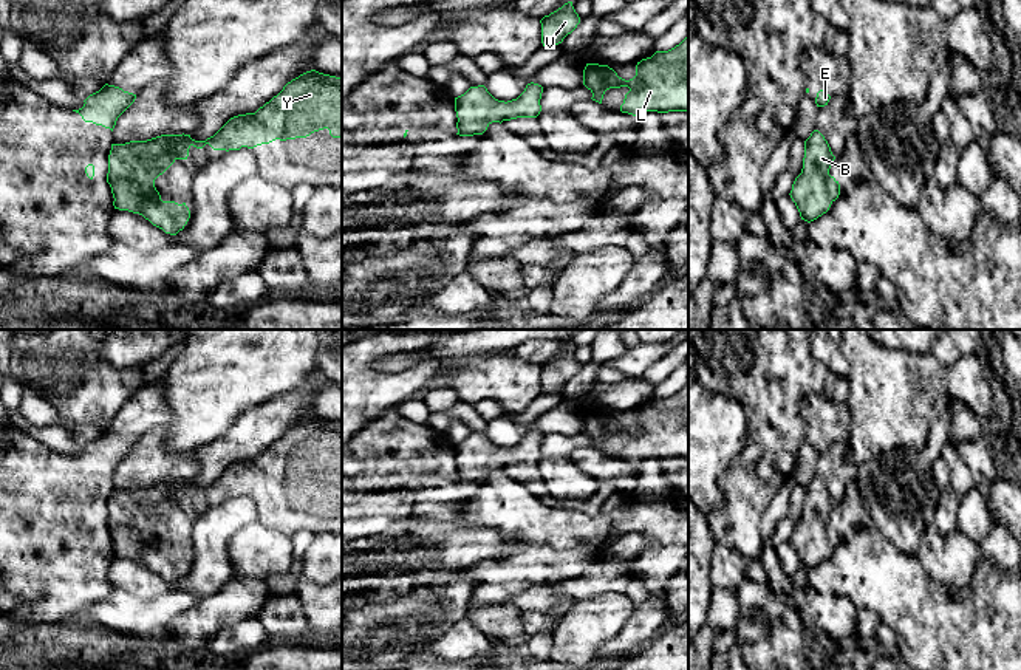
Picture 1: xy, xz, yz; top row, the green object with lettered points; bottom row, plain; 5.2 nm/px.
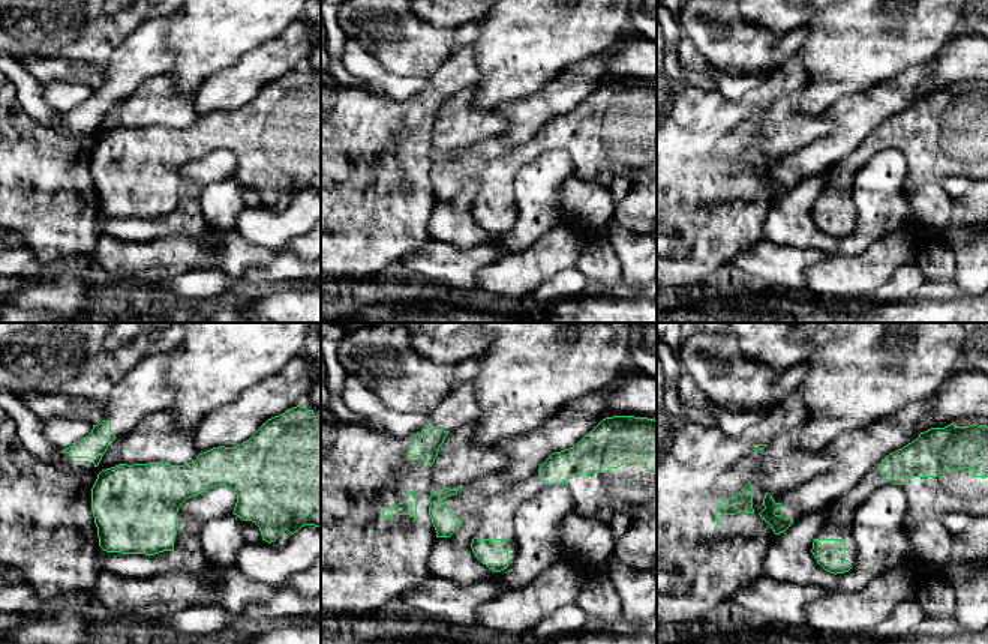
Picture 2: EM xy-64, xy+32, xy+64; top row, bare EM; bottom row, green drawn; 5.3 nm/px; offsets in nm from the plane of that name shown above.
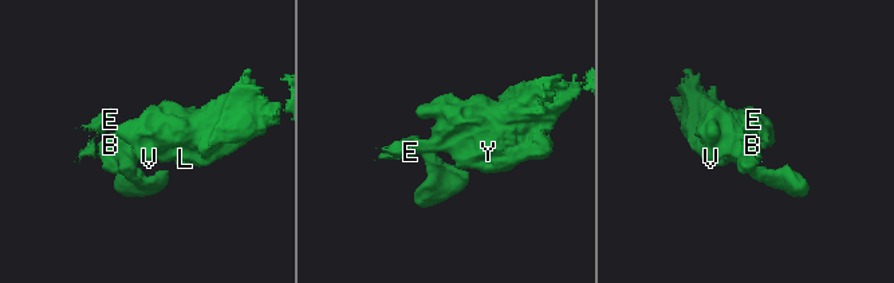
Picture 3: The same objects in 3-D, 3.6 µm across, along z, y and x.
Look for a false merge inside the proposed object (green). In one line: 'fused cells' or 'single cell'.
fused cells

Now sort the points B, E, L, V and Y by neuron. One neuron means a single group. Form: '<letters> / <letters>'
B L V Y / E

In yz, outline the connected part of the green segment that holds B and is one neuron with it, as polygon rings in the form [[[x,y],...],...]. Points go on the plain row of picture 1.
[[[814,477],[804,487],[803,515],[789,540],[801,566],[808,569],[826,560],[832,551],[826,528],[834,506],[835,503],[825,483]]]

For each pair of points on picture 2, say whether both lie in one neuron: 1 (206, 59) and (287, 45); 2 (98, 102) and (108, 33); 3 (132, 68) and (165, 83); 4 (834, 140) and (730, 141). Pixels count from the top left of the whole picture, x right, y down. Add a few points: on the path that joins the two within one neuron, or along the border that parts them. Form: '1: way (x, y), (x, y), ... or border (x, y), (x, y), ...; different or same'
1: border (281, 35), (245, 53), (233, 65), (219, 71); different
2: border (119, 44), (107, 59), (102, 75); different
3: border (171, 69), (146, 78), (125, 99); different
4: border (834, 122), (828, 132), (783, 155); different

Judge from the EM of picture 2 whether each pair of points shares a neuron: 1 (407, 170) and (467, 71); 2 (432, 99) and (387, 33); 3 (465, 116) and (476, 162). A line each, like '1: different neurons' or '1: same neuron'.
1: same neuron
2: different neurons
3: different neurons

